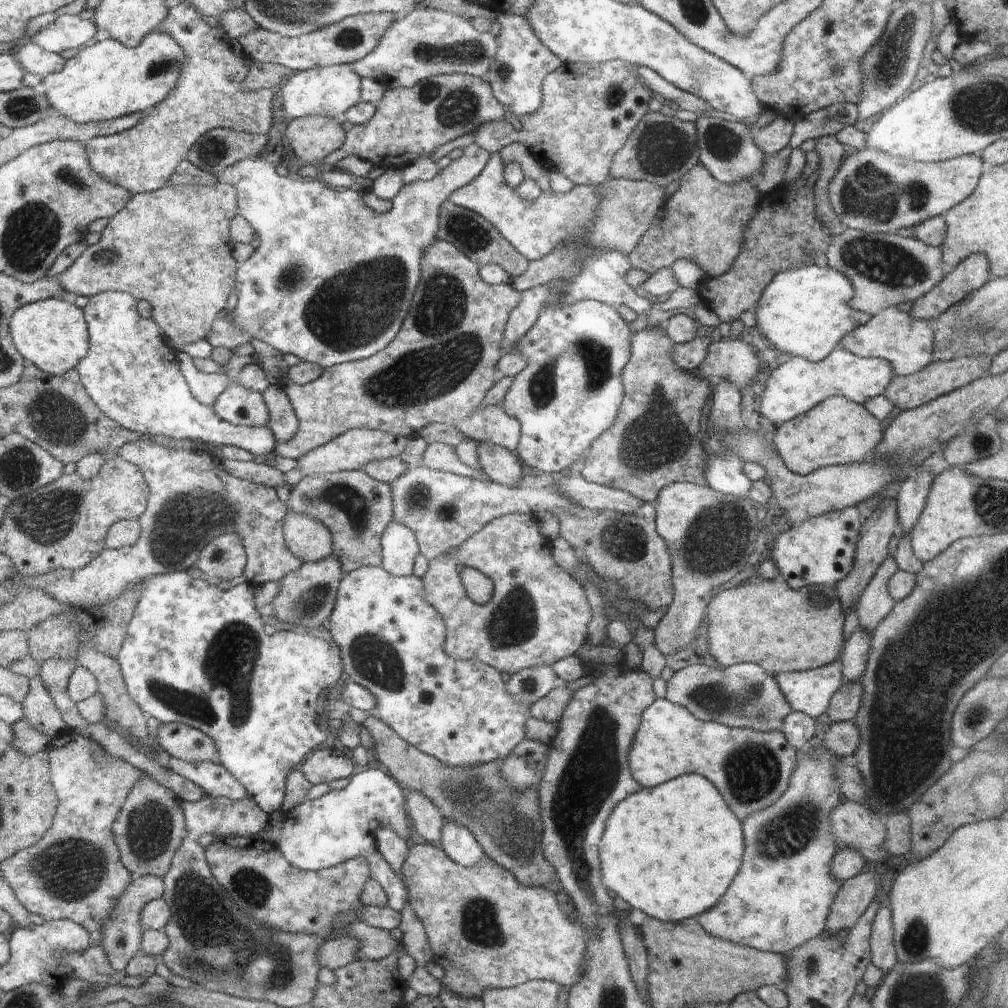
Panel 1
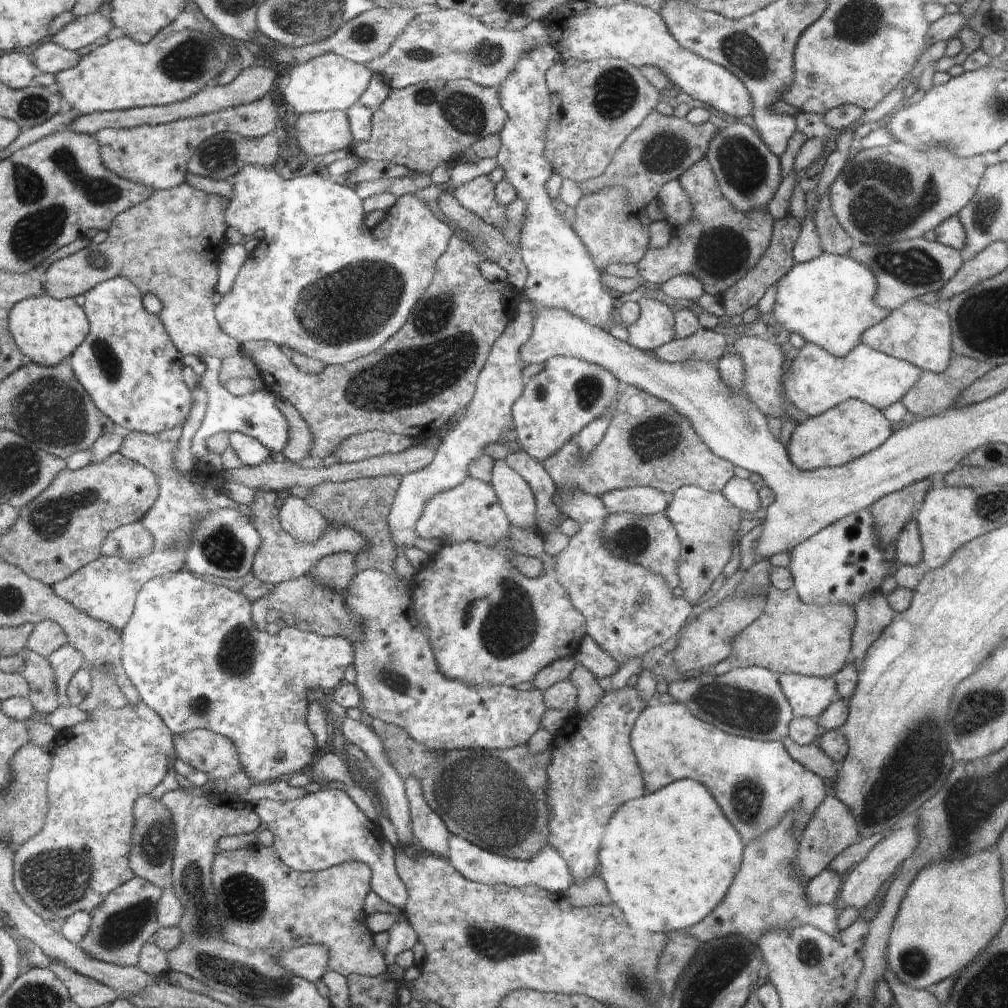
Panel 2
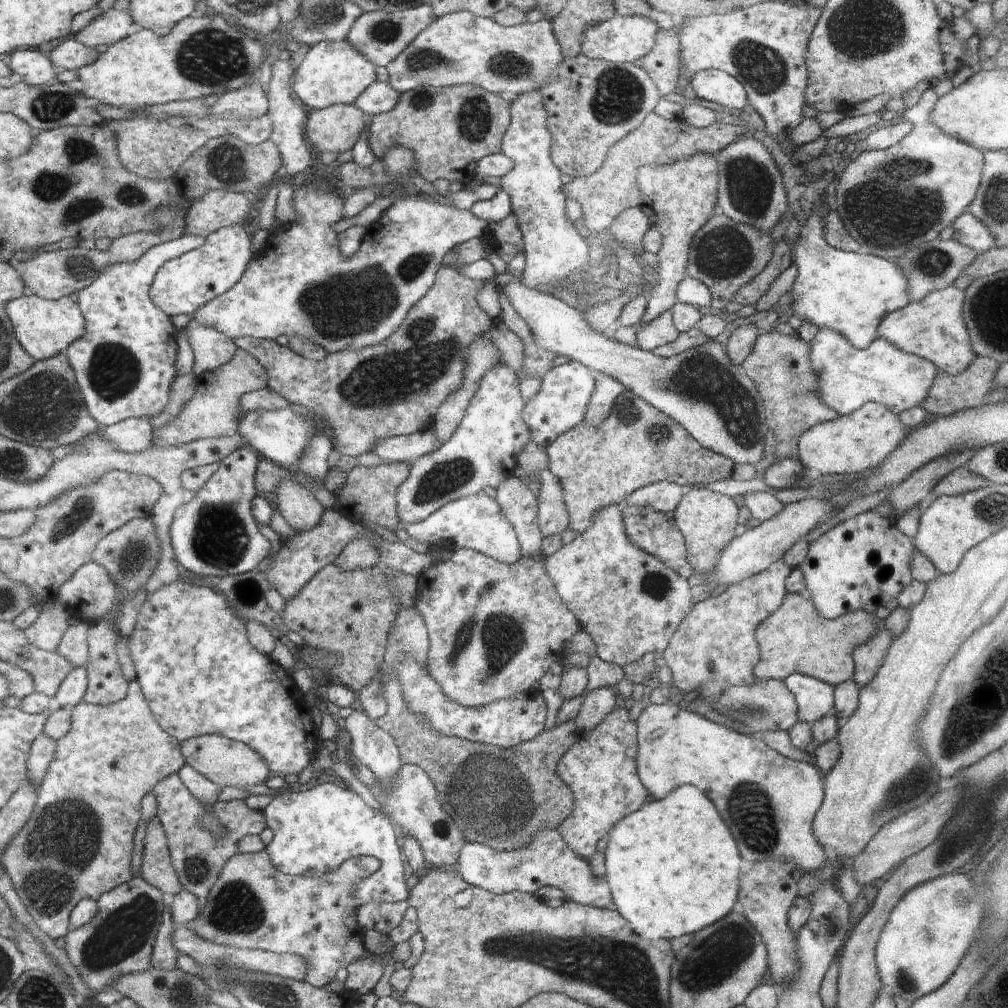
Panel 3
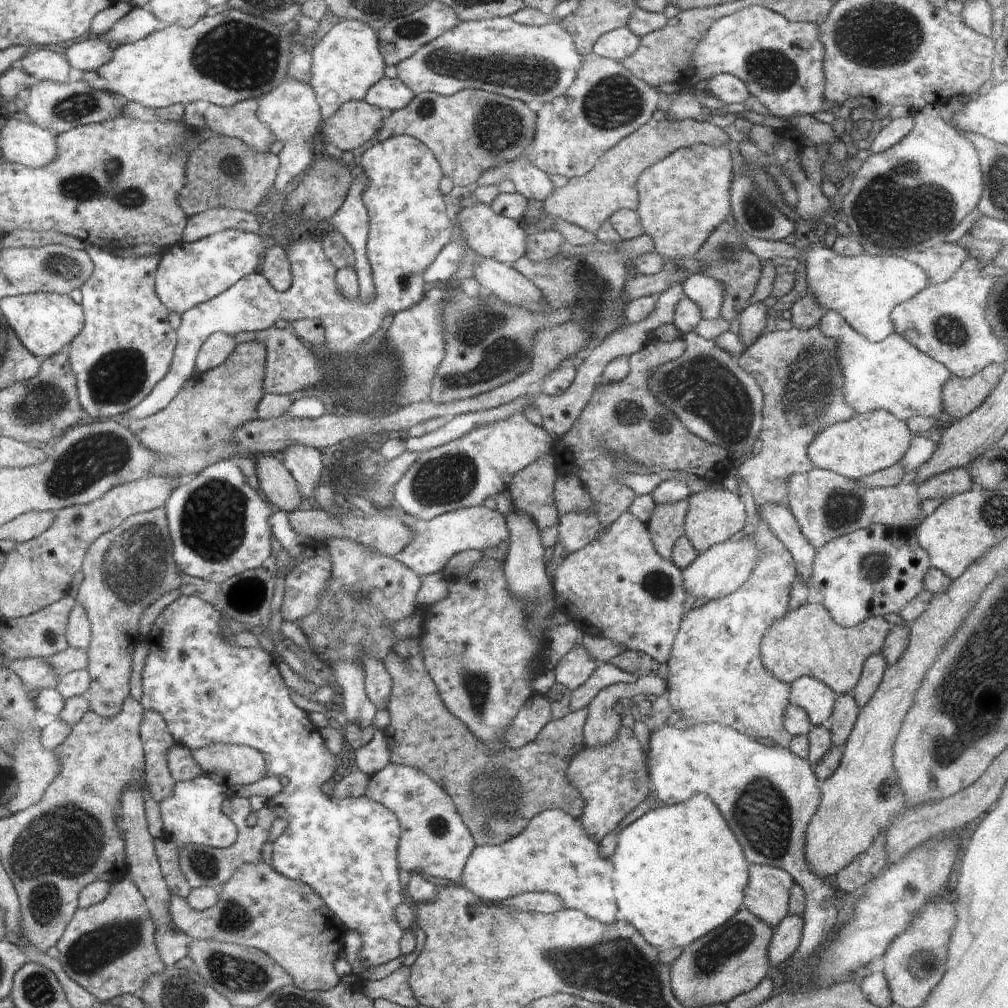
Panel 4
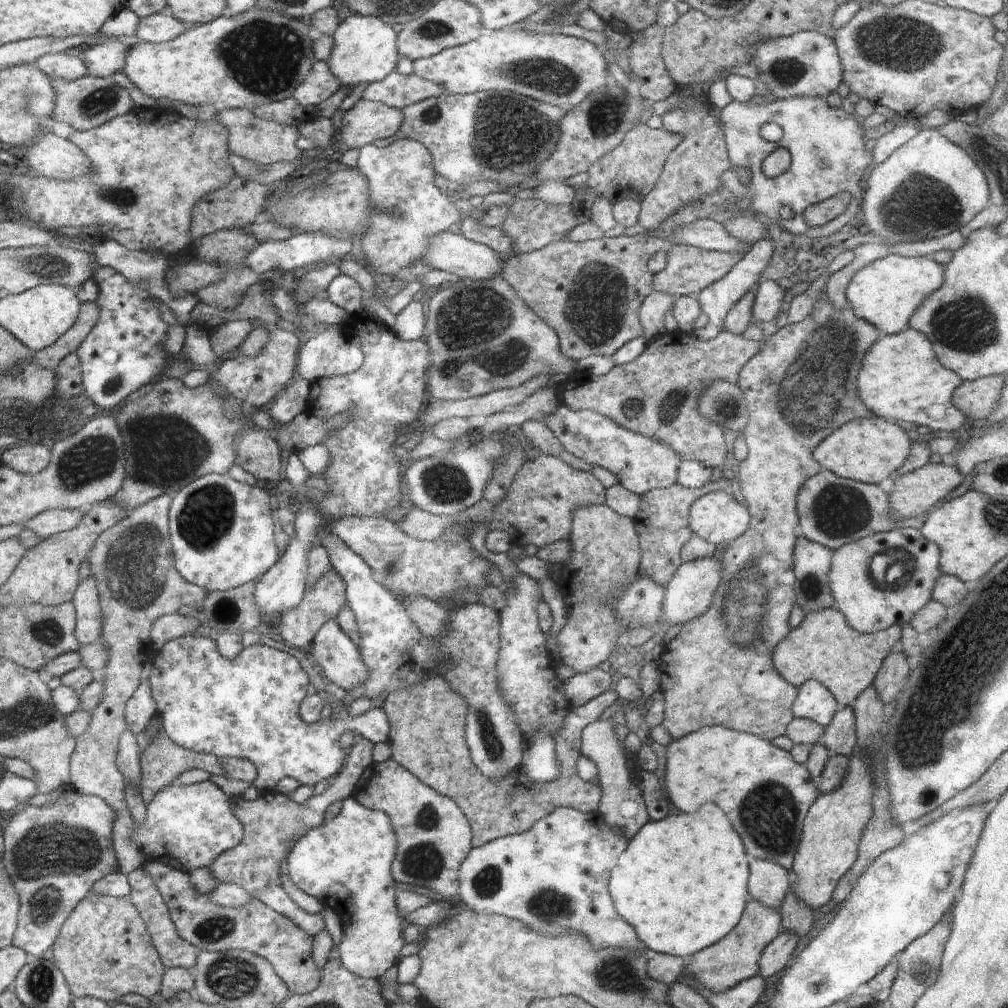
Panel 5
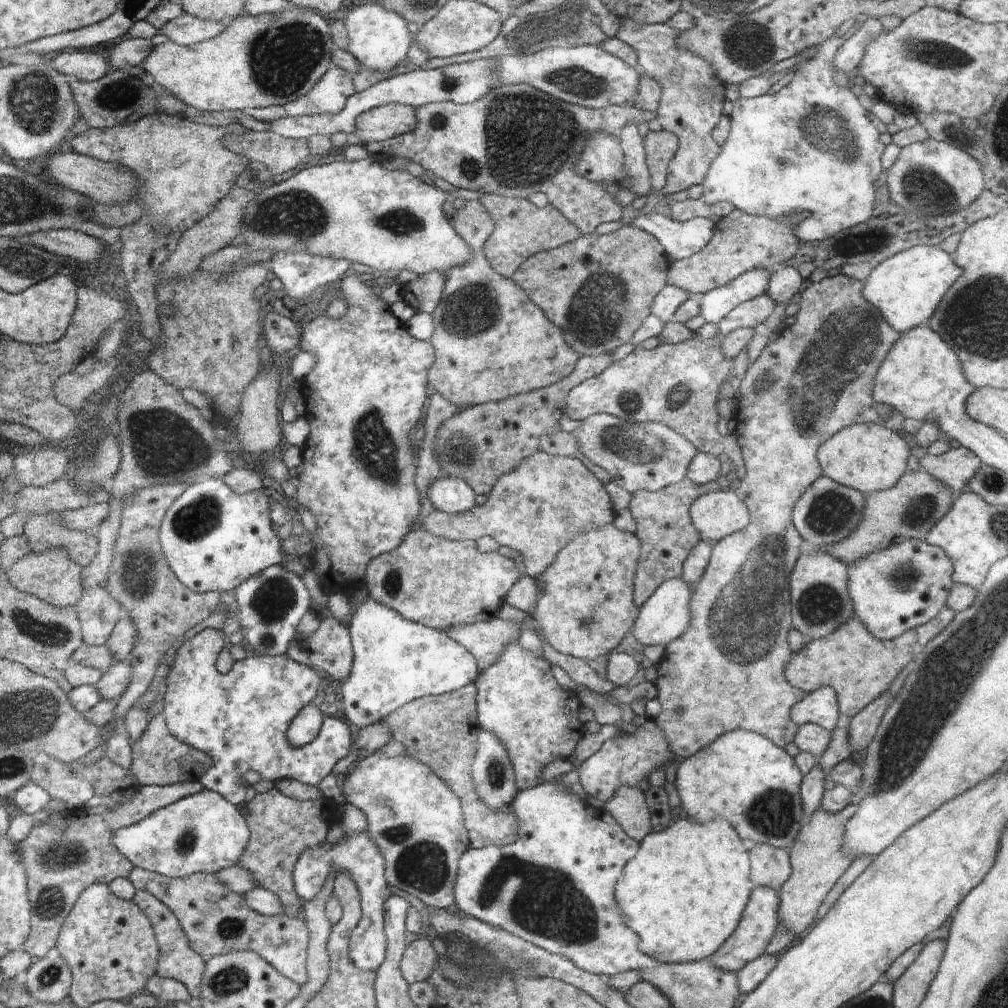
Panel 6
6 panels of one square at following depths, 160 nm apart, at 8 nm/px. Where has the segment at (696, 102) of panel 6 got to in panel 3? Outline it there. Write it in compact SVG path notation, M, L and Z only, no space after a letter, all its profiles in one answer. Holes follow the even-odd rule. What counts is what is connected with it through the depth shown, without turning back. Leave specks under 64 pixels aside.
M697 153L683 161L668 163L667 165L642 165L637 170L637 185L641 192L642 200L639 206L642 212L650 218L650 225L656 227L656 230L662 235L662 244L659 252L659 270L658 279L660 284L656 286L654 298L647 302L646 312L643 320L636 327L622 327L615 325L608 333L613 339L624 344L635 344L635 332L642 328L646 321L657 317L662 311L672 308L677 302L675 297L675 288L677 284L686 277L687 250L694 233L706 222L710 213L714 210L717 202L717 164L712 155L706 153ZM428 428L409 435L398 435L378 441L373 452L384 462L410 465L418 457L432 453L436 448L438 448L437 436L432 428Z

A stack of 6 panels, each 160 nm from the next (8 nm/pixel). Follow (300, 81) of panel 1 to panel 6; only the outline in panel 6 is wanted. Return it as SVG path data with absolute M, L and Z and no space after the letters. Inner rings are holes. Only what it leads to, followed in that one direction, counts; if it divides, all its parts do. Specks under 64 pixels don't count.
M380 3L355 4L343 20L347 32L347 47L345 48L359 62L358 72L372 70L384 72L400 65L409 54L412 38L408 32L408 24L400 13L386 10Z

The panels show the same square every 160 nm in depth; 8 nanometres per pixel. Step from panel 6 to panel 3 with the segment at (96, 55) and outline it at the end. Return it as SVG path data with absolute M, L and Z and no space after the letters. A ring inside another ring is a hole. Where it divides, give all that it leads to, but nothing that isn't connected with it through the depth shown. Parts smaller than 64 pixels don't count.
M36 49L18 50L12 53L10 70L12 75L22 76L22 83L37 87L56 80L58 70L48 54L41 54Z

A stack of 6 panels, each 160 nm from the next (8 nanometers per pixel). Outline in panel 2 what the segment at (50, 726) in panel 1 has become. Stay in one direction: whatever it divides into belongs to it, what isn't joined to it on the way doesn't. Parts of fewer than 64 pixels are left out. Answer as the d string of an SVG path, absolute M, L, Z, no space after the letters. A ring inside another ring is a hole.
M26 647L14 655L25 658L18 670L29 683L31 691L28 698L32 701L35 712L42 717L53 713L60 702L55 687L55 674L47 657L29 651Z

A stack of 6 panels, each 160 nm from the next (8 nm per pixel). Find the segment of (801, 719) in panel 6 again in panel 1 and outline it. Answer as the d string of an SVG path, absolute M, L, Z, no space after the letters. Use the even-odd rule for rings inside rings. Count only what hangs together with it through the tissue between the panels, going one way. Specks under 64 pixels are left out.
M840 656L823 667L800 672L779 672L774 677L791 710L803 712L813 719L827 712L832 696L844 684Z

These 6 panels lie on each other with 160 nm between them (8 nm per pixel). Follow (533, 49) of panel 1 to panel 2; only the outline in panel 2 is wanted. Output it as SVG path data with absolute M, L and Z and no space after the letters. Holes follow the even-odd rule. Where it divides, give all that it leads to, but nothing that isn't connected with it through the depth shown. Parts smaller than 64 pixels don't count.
M542 44L534 50L530 50L526 56L522 56L518 60L514 72L498 88L500 104L506 111L507 119L504 128L498 134L500 148L496 158L500 168L504 171L504 180L516 190L516 196L526 204L525 219L518 244L520 258L524 261L526 270L528 270L528 278L522 292L536 306L568 310L568 312L580 316L582 320L588 320L592 326L608 332L610 326L614 326L615 323L614 300L605 292L605 286L602 285L600 279L601 271L596 268L596 262L590 256L588 248L582 242L580 236L574 232L571 222L554 208L552 198L550 198L545 186L553 173L552 165L545 157L546 129L551 115L551 98L546 84L546 71L554 62L561 59L560 53L551 44ZM574 357L550 358L542 372L526 380L522 394L512 405L513 438L528 455L542 464L576 438L586 425L605 416L613 401L618 400L618 384L616 376L598 364Z

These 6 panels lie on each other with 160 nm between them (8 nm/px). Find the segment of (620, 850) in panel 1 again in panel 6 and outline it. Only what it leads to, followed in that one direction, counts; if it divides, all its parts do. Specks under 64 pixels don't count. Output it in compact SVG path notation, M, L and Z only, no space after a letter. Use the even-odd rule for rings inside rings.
M716 816L712 820L707 820L706 824L698 824L698 822L690 822L690 820L686 819L677 819L664 830L648 833L639 843L640 846L637 854L624 865L621 875L614 885L613 893L615 894L616 904L620 908L618 912L624 914L624 919L628 920L628 924L640 936L640 950L653 959L667 963L693 963L694 961L701 961L712 956L722 946L722 943L736 930L748 899L751 898L752 889L754 888L749 875L751 871L749 852L744 848L742 840L738 838L736 830L724 818L720 818L720 816Z

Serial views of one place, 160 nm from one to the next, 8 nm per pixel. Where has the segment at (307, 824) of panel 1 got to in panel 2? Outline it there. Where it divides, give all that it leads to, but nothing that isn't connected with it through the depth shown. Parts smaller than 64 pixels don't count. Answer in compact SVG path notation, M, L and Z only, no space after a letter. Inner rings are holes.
M169 572L154 579L150 579L144 587L141 588L140 594L137 596L136 610L133 612L132 618L125 624L125 627L120 631L121 644L124 646L124 653L121 655L121 663L124 665L126 676L132 681L134 688L140 693L141 702L154 709L157 712L165 725L175 734L180 734L194 729L208 729L219 735L225 736L228 740L233 741L237 746L237 751L241 757L241 765L243 772L250 778L251 783L269 783L276 781L282 774L294 774L299 772L314 760L314 754L318 750L316 740L306 724L306 712L304 712L304 700L306 698L306 686L308 680L324 680L324 684L314 684L314 689L319 688L319 692L324 693L326 697L330 692L338 688L344 679L346 668L353 664L353 644L347 638L334 636L325 637L318 633L301 631L292 623L282 626L277 634L272 635L258 629L252 622L251 617L251 599L248 599L244 594L238 591L230 590L224 585L215 585L207 583L200 579L194 573ZM322 790L285 802L259 799L253 803L262 828L273 832L273 847L277 849L278 856L291 869L303 873L314 872L347 861L362 861L373 869L373 889L382 900L396 908L404 906L409 900L405 881L394 868L397 852L382 836L380 826L372 824L344 790Z

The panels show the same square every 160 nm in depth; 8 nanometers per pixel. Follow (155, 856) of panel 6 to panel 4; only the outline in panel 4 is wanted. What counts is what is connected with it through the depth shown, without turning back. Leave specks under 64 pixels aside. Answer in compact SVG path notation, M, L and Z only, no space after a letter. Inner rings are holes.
M204 774L187 781L176 781L173 793L160 804L164 823L164 839L172 841L180 850L184 845L197 844L223 849L237 842L237 825L224 811L225 785L214 782Z

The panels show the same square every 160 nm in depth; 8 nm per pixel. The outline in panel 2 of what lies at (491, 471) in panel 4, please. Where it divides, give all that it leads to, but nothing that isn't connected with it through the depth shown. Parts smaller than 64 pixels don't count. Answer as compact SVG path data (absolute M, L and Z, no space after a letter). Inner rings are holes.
M521 293L521 301L517 309L511 314L510 322L506 326L506 330L496 339L493 344L492 350L489 352L488 362L485 364L484 370L477 377L477 390L473 396L472 402L465 408L465 417L458 424L452 427L448 427L443 433L440 446L435 450L432 462L422 470L415 473L407 474L405 477L401 477L400 488L396 494L396 500L392 506L392 510L389 512L389 531L393 543L395 544L395 557L393 560L393 567L395 575L402 578L405 582L411 583L413 581L414 568L412 564L408 562L408 558L404 556L404 546L414 546L417 535L417 520L421 518L422 511L424 510L426 500L431 496L438 494L439 492L454 488L458 486L469 475L468 466L470 463L484 452L484 447L490 442L499 442L502 435L508 436L510 432L514 434L513 416L511 413L512 405L515 400L522 394L523 386L526 380L522 377L522 370L525 367L525 363L520 358L520 347L532 336L532 322L534 322L534 312L530 308L530 304L526 302L528 298L525 294Z

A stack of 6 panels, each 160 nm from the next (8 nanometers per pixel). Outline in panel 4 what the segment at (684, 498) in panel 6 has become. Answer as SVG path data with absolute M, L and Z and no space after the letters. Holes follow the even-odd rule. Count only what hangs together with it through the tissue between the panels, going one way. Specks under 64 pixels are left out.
M689 496L677 503L656 505L646 522L652 544L663 559L669 556L674 543L685 534L685 516L688 510Z

